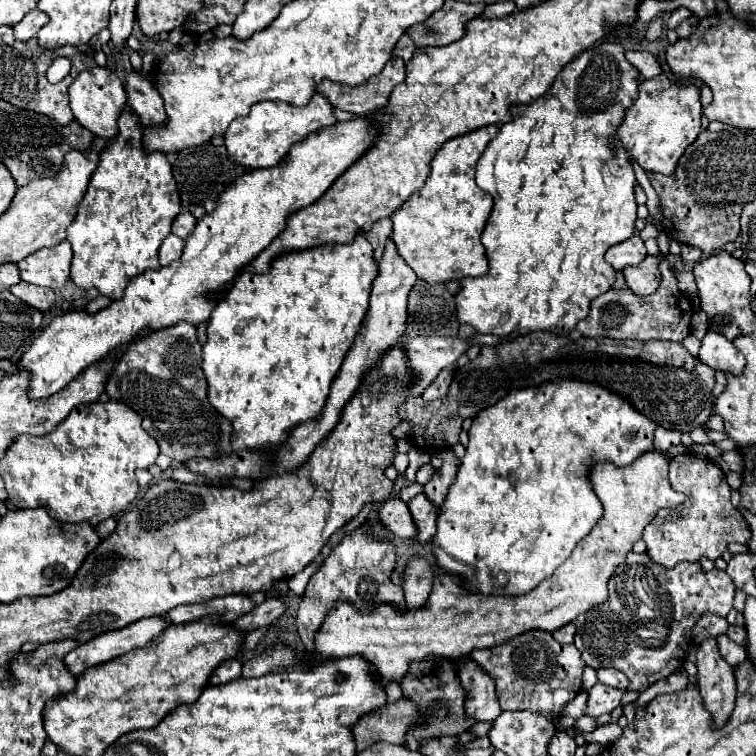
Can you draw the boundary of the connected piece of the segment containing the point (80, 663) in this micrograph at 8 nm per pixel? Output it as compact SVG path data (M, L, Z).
M144 617L140 621L134 621L122 629L108 631L104 635L98 635L90 639L84 645L78 645L72 653L66 655L66 665L72 669L72 673L80 675L84 669L110 661L114 657L120 657L122 653L146 647L156 635L160 635L166 627L172 627L172 621L166 621L164 617Z

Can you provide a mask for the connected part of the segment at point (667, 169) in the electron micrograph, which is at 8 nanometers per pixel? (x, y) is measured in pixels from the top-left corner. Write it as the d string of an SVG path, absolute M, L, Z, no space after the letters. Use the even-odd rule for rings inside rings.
M662 71L658 77L644 79L640 83L638 97L632 107L628 107L628 113L618 129L618 137L642 169L668 175L674 173L678 159L702 131L700 117L700 87L694 83L676 83L666 71Z

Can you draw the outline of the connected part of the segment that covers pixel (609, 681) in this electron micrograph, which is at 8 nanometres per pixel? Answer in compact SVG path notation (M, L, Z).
M600 667L596 673L598 673L600 683L626 691L626 687L628 687L628 677L626 677L624 673L620 673L618 669L614 669L614 667Z

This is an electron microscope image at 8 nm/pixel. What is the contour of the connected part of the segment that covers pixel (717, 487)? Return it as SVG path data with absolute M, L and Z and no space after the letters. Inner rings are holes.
M692 453L678 455L670 461L670 483L674 489L684 491L686 499L674 509L660 509L656 517L644 529L646 553L652 561L664 567L674 567L680 561L698 561L702 555L718 559L728 543L748 543L752 537L750 525L744 515L730 501L730 485L722 469L708 459L700 459Z

